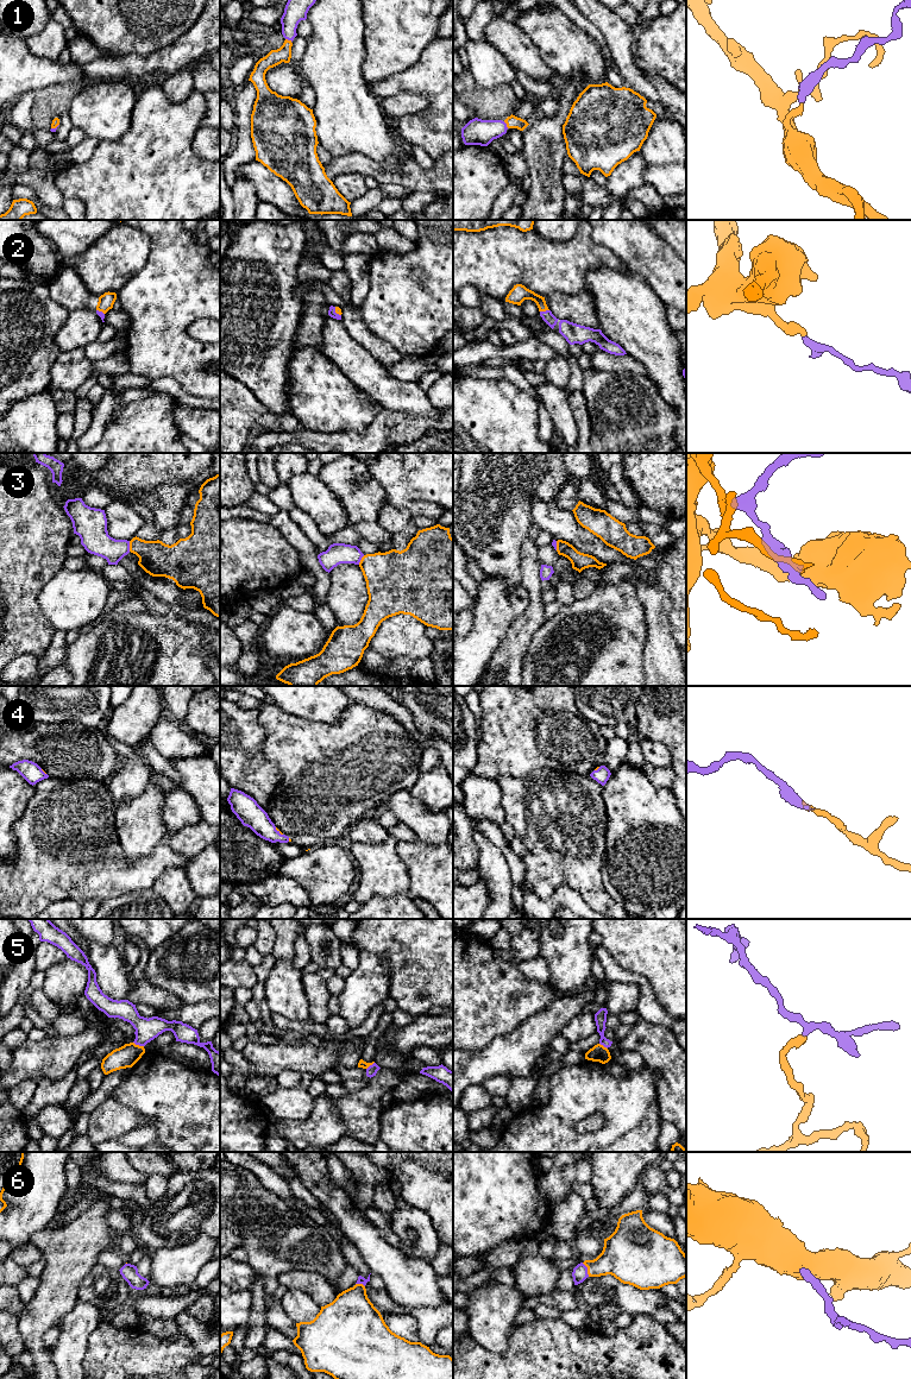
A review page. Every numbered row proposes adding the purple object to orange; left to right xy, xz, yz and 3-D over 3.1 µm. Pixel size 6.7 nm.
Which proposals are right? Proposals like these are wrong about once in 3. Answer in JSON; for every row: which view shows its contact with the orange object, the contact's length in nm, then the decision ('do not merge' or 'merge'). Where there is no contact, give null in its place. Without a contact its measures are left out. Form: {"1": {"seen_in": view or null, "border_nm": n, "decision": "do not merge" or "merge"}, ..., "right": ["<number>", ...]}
{"1": {"seen_in": "yz", "border_nm": 60, "decision": "merge"}, "2": {"seen_in": "yz", "border_nm": 70, "decision": "merge"}, "3": {"seen_in": "xy", "border_nm": 70, "decision": "do not merge"}, "4": {"seen_in": "xz", "border_nm": 80, "decision": "merge"}, "5": {"seen_in": "xy", "border_nm": 80, "decision": "do not merge"}, "6": {"seen_in": "yz", "border_nm": 110, "decision": "merge"}, "right": ["1", "2", "4", "6"]}

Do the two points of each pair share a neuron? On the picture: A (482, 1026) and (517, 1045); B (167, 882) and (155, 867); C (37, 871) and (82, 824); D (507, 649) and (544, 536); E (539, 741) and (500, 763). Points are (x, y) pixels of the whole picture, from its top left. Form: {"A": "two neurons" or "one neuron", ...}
{"A": "two neurons", "B": "two neurons", "C": "one neuron", "D": "two neurons", "E": "one neuron"}

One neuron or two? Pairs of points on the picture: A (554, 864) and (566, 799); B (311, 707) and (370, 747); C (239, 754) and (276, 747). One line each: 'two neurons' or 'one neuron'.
A: one neuron
B: two neurons
C: two neurons

